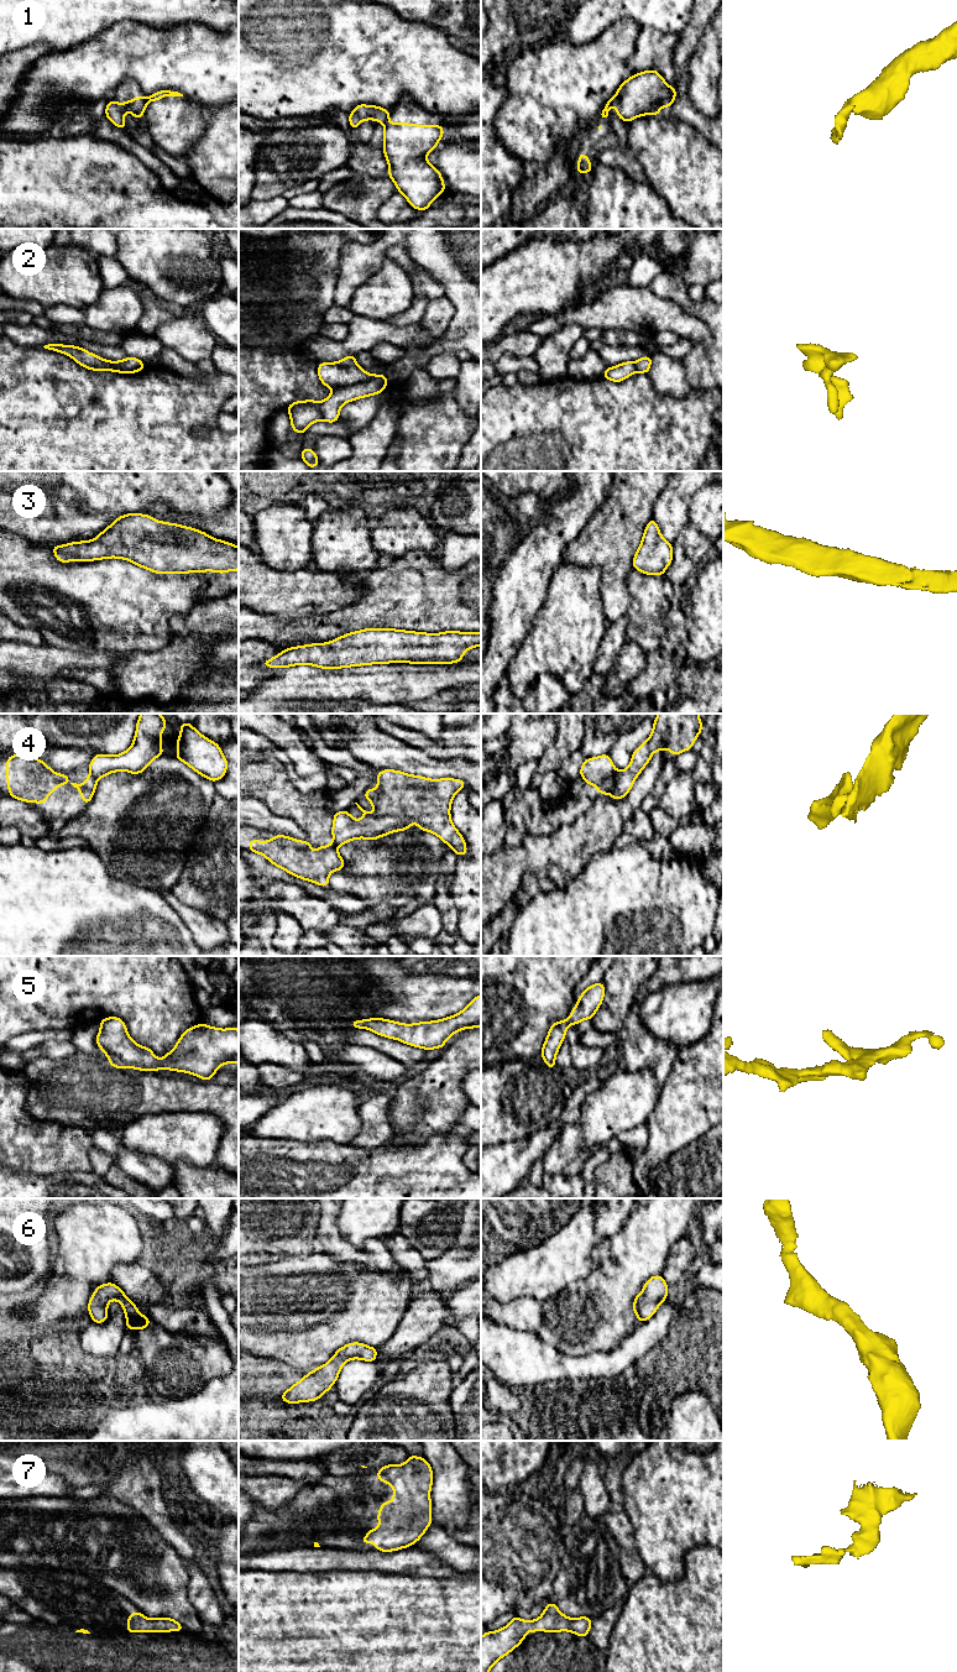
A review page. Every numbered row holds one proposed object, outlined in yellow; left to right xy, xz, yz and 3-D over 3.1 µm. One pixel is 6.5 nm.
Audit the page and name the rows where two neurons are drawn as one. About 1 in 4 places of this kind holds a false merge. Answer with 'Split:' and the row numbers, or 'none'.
Split: 1, 2, 4

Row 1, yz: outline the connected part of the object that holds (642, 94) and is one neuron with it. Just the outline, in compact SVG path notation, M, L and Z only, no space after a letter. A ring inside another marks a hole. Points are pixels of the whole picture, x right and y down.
M655 69L632 75L622 83L616 93L617 95L613 96L615 100L611 106L618 109L617 116L626 122L631 122L633 119L642 115L660 115L660 106L664 105L669 109L676 96L675 87L669 87Z

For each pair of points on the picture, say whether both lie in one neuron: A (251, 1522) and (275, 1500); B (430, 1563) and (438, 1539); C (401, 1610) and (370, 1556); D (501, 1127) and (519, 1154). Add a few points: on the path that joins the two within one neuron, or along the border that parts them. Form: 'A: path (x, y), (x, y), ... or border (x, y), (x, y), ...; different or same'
A: border (251, 1497), (270, 1510), (278, 1510), (292, 1498); different
B: border (413, 1545), (433, 1552), (456, 1571); different
C: border (348, 1569), (380, 1569), (388, 1572); different
D: border (532, 1128), (531, 1133), (526, 1137), (493, 1145); different

